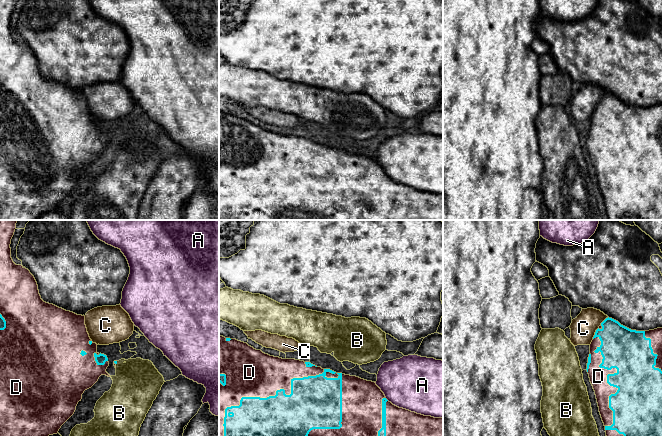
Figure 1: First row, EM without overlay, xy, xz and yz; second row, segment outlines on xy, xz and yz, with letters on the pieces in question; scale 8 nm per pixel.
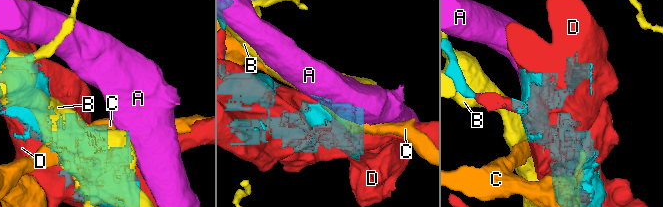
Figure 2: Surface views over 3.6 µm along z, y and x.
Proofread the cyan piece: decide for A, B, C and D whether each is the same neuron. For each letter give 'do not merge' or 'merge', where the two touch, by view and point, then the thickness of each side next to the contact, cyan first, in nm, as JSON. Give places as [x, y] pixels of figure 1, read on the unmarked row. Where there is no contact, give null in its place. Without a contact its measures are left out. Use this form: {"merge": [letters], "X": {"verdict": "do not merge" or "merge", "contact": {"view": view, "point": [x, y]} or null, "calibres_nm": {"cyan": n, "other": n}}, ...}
{"merge": ["D"], "A": {"verdict": "do not merge", "contact": {"view": "xz", "point": [386, 175]}, "calibres_nm": {"cyan": 50, "other": 440}}, "B": {"verdict": "do not merge", "contact": {"view": "xy", "point": [116, 139]}, "calibres_nm": {"cyan": 20, "other": 380}}, "C": {"verdict": "do not merge", "contact": {"view": "yz", "point": [595, 109]}, "calibres_nm": {"cyan": 340, "other": 200}}, "D": {"verdict": "merge", "contact": {"view": "xz", "point": [272, 172]}, "calibres_nm": {"cyan": 460, "other": 380}}}

